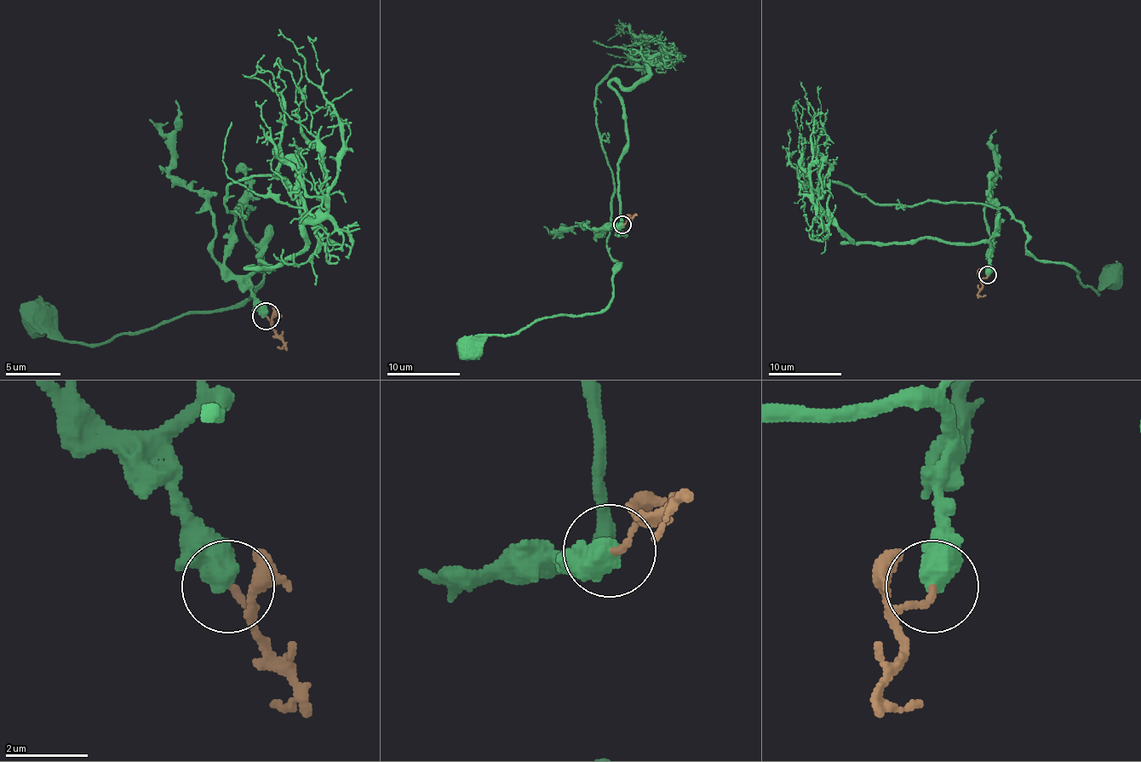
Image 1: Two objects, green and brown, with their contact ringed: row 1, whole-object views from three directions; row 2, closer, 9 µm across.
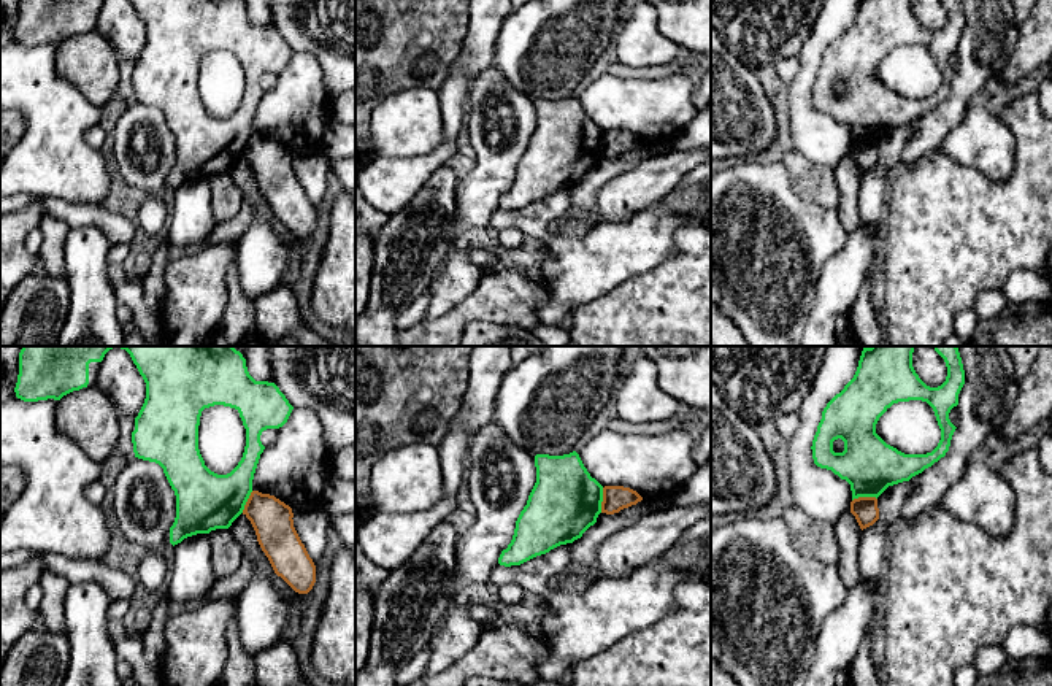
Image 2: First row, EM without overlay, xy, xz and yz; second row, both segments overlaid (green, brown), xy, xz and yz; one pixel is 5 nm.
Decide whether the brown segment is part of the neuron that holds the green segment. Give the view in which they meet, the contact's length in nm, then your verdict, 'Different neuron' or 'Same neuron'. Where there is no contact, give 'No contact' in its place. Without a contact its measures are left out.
Touches green in xz. Shared border 130 nm. Different neuron

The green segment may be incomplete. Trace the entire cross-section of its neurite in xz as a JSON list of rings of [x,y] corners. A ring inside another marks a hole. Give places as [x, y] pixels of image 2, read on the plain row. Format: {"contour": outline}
{"contour": [[[576,95],[536,98],[535,111],[536,127],[516,165],[511,187],[498,202],[505,211],[573,187],[601,157],[603,130],[590,121]]]}

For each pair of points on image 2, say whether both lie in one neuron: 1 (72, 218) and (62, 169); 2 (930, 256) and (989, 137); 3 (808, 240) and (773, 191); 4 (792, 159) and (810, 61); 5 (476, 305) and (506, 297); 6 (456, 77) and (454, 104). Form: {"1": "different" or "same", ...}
{"1": "different", "2": "different", "3": "same", "4": "different", "5": "same", "6": "same"}

